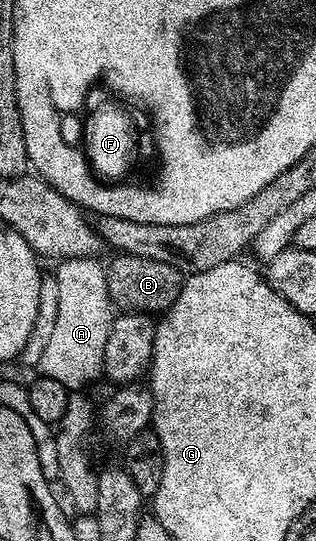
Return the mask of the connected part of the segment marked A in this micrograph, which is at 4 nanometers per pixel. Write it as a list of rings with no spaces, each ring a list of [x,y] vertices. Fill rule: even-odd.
[[[66,257],[60,262],[61,265],[55,270],[58,283],[58,307],[57,320],[45,353],[37,366],[38,372],[47,378],[55,379],[56,382],[69,391],[79,391],[86,388],[85,385],[102,376],[104,369],[103,350],[107,343],[109,328],[115,316],[115,306],[107,291],[107,279],[105,278],[106,266],[100,265],[100,260],[92,257]]]

